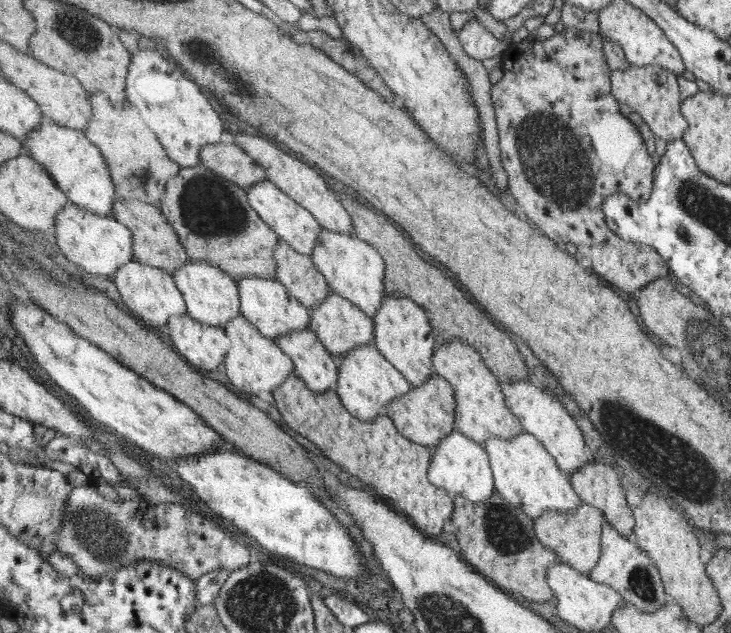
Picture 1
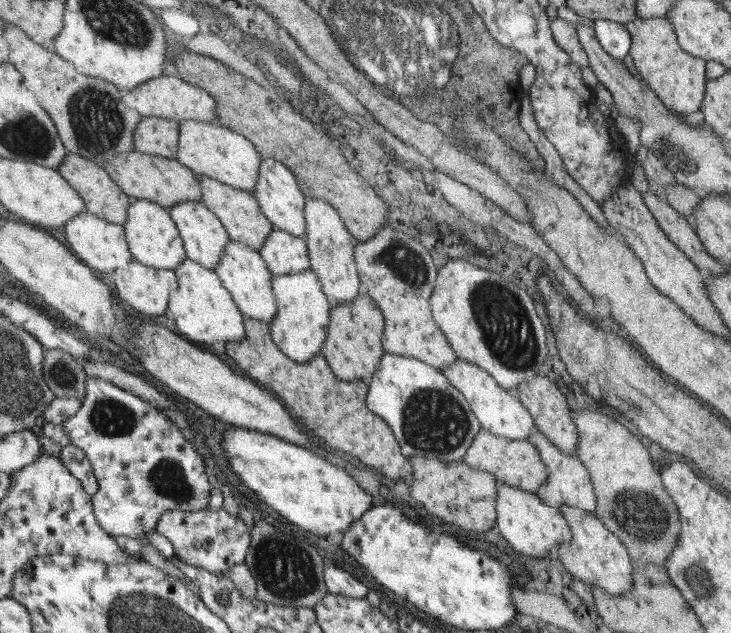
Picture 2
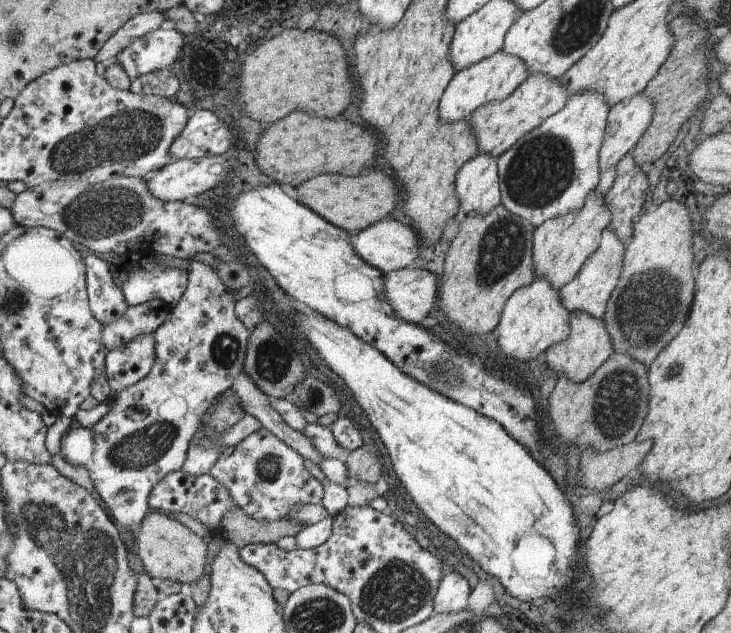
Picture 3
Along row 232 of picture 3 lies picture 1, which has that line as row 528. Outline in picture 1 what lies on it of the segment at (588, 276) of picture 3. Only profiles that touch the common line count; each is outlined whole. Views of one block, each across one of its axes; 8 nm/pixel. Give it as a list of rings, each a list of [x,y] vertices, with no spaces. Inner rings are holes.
[[[611,523],[604,524],[604,538],[600,562],[589,574],[594,581],[608,584],[624,596],[627,603],[634,604],[641,612],[655,612],[669,602],[663,581],[652,559],[627,540]]]

